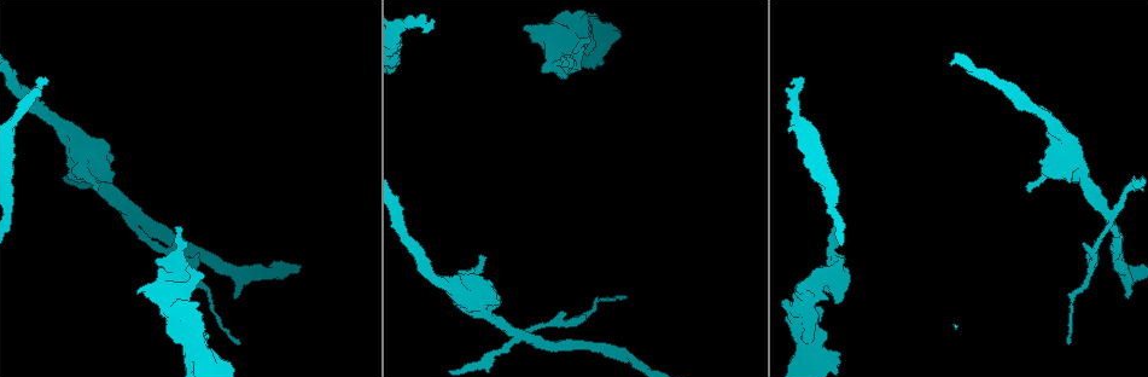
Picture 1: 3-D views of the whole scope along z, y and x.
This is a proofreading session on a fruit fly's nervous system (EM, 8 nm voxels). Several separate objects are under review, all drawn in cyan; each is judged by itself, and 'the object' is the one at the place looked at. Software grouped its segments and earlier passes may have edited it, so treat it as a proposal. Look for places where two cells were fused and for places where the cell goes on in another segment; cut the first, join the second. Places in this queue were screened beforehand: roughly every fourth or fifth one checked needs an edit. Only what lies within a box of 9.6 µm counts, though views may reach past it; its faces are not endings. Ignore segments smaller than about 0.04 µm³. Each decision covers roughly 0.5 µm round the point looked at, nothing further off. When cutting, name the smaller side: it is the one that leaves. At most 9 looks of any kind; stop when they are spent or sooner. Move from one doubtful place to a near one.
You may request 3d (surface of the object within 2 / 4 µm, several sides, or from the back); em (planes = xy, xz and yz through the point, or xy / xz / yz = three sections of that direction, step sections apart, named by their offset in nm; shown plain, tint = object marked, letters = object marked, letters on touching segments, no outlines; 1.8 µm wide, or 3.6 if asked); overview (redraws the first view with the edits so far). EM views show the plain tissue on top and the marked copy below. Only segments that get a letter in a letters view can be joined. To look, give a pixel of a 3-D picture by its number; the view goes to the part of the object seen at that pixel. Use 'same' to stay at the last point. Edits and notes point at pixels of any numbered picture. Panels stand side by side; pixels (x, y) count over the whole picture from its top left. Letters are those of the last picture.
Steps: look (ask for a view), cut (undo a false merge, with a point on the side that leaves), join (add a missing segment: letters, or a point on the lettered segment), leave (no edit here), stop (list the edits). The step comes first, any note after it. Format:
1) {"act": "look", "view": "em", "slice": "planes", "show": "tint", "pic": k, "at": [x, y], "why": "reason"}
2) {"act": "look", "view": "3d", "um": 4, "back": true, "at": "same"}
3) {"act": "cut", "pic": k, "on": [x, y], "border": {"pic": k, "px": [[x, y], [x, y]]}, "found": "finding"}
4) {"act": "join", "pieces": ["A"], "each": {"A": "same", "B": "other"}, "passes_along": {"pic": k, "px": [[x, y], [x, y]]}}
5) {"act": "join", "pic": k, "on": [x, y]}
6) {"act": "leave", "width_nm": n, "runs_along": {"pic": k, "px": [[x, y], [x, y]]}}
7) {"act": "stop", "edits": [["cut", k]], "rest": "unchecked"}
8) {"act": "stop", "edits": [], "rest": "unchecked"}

{"act": "look", "view": "em", "slice": "planes", "show": "letters", "pic": 1, "at": [833, 228], "why": "branch stops here"}

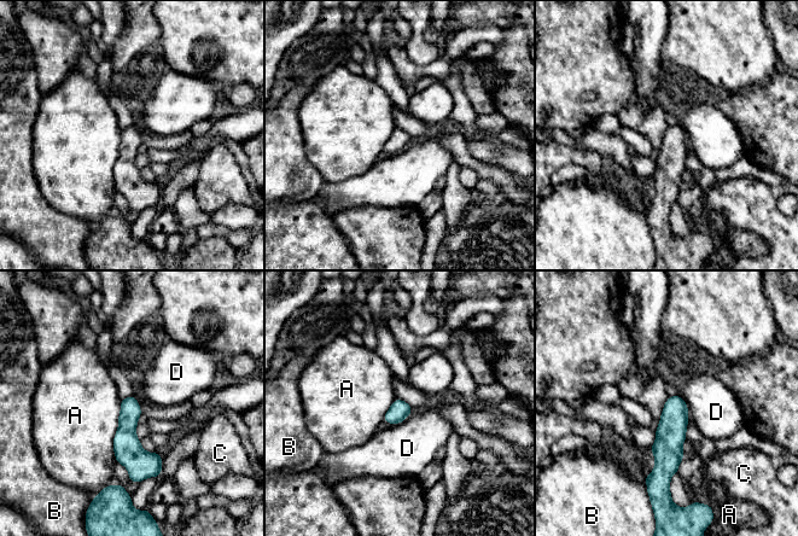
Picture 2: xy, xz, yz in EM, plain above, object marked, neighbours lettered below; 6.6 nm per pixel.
{"act": "leave", "width_nm": 130, "each": {"A": "other", "B": "other", "C": "other", "D": "other"}, "border": {"pic": 2, "px": [[121, 400], [115, 460]]}, "found": "none of them fits"}

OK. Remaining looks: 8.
{"act": "look", "view": "3d", "um": 4, "pic": 1, "at": [526, 336], "why": "four-way junction"}

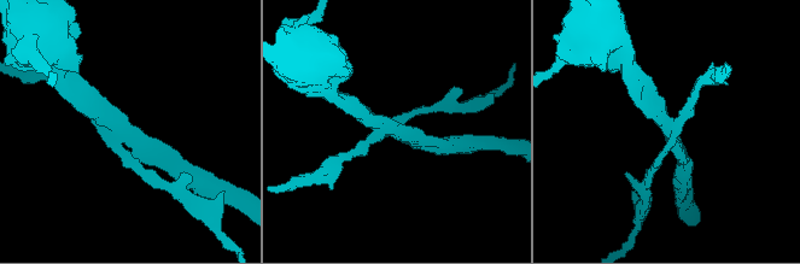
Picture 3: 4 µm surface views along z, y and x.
{"act": "look", "view": "em", "um": 3.6, "slice": "planes", "show": "tint", "pic": 3, "at": [121, 125], "arms": 4}

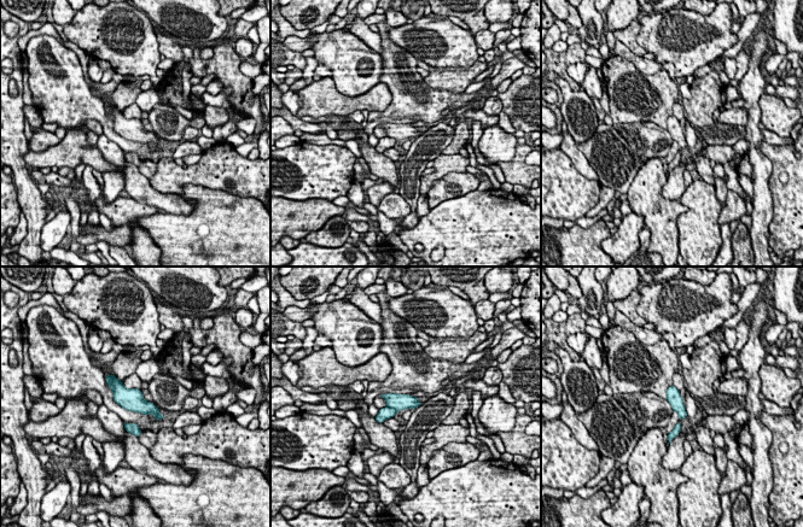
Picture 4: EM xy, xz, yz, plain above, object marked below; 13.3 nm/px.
{"act": "look", "view": "em", "um": 3.6, "slice": "planes", "show": "letters", "at": "same"}

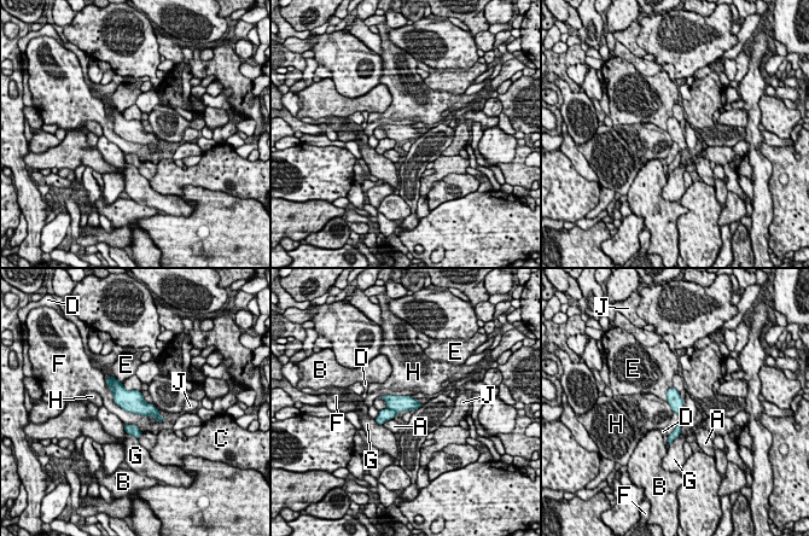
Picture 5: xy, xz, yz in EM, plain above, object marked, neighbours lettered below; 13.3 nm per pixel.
{"act": "cut", "pic": 5, "on": [386, 414], "each": {"A": "other", "B": "other", "C": "other", "D": "other", "E": "other", "F": "other", "G": "other", "H": "other", "J": "other"}, "border": {"pic": 5, "px": [[388, 407], [396, 413]]}, "found": "a second cell is stuck on"}

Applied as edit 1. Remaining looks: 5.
{"act": "look", "view": "3d", "um": 2, "pic": 1, "at": [523, 29]}

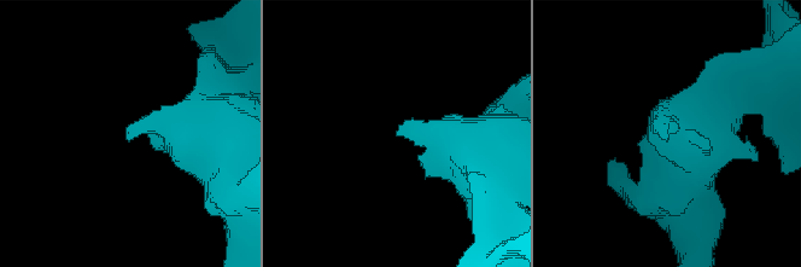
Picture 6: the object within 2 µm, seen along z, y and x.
{"act": "look", "view": "em", "slice": "xz", "step": 4, "show": "letters", "pic": 6, "at": [399, 131]}

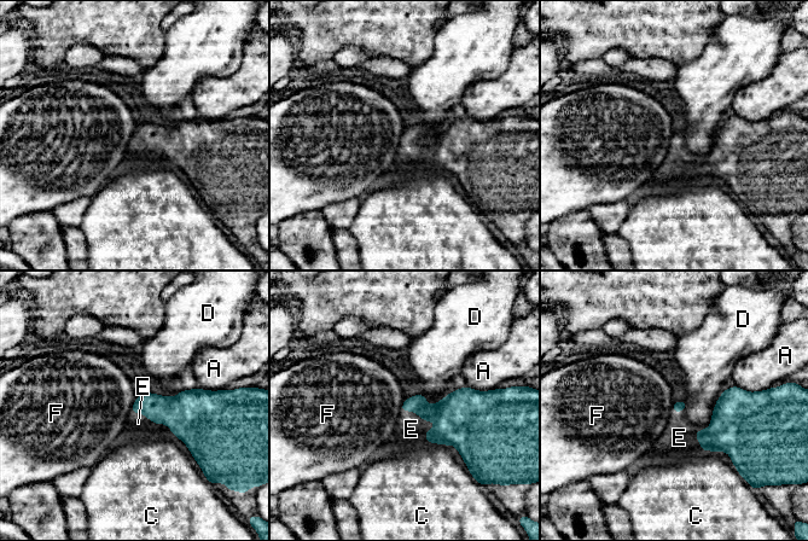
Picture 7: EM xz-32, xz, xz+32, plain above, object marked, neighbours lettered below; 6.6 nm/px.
{"act": "join", "pieces": ["E"], "each": {"A": "other", "C": "other", "D": "other", "E": "same", "F": "other"}, "passes_along": {"pic": 7, "px": [[181, 413], [144, 414], [138, 423]]}, "found": "the cell continues"}

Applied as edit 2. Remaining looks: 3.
{"act": "stop", "edits": [["cut", 5], ["join", 7]], "rest": "unchecked"}

